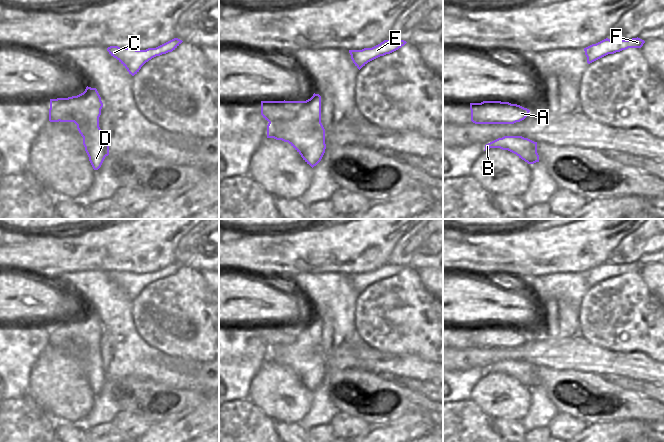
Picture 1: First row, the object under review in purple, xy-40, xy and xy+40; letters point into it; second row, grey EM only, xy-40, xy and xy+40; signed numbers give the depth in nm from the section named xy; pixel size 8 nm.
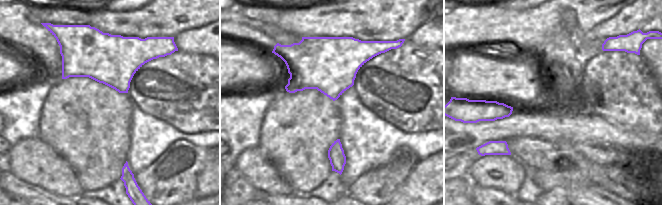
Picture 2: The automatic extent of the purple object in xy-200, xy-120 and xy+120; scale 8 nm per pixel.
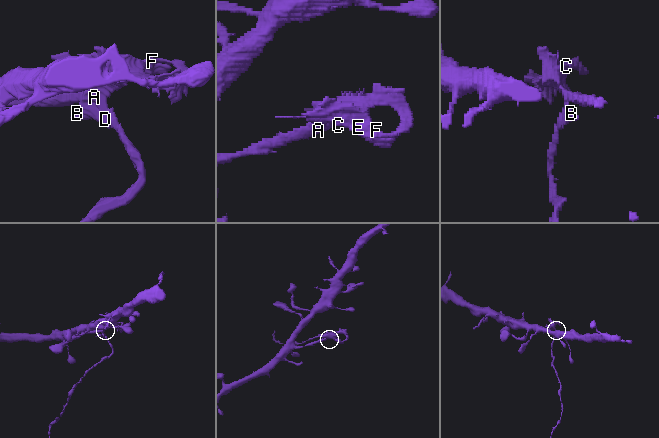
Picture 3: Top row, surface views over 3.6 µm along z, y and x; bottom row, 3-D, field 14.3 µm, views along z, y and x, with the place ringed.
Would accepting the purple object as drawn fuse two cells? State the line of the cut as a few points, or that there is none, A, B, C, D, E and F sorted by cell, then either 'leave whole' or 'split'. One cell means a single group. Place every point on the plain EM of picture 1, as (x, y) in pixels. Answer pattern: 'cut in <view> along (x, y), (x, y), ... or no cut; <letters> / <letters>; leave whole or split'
cut in xy-40 along (55, 323), (69, 330), (77, 330), (79, 334); A / B C D E F; split

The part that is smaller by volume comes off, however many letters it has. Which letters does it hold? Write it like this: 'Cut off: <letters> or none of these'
Cut off: B, C, D, E, F.

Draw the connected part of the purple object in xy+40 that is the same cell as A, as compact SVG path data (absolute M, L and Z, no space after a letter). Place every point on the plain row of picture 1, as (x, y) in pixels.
M501 325L470 327L471 345L475 348L514 348L524 344L530 334Z

